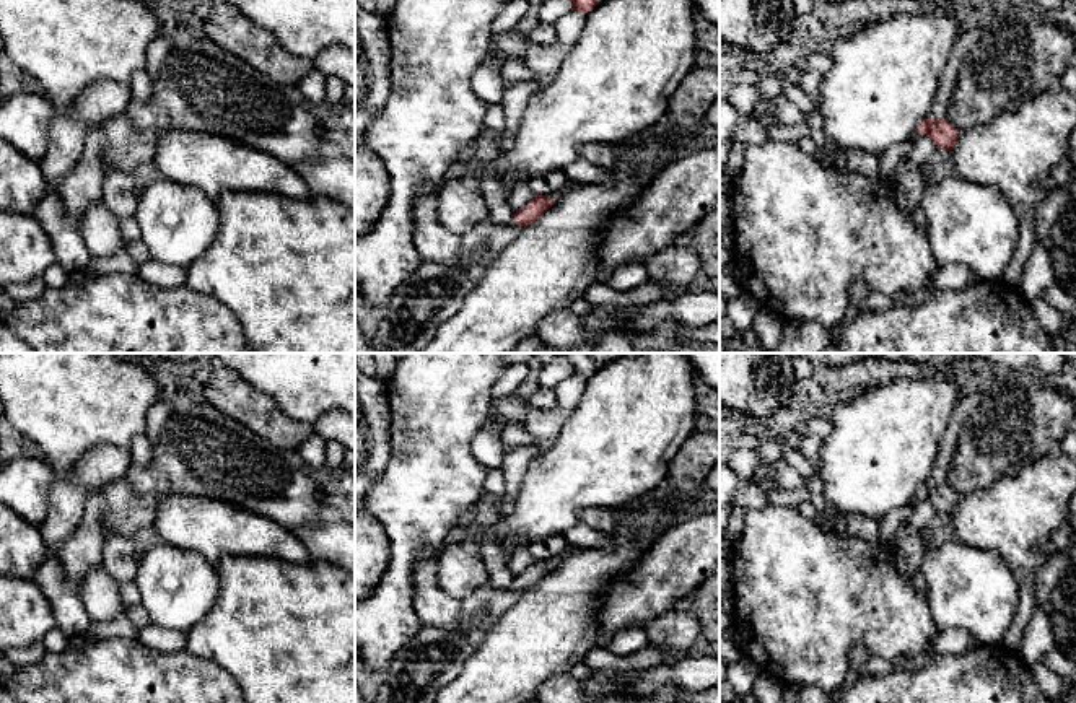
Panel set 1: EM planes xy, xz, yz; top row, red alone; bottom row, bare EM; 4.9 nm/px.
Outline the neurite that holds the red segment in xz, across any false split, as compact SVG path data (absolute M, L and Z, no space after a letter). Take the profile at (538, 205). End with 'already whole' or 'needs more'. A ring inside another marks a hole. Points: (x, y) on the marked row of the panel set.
M536 194L516 210L510 225L487 218L464 233L456 264L423 260L389 298L384 319L370 338L370 353L418 353L425 348L438 329L459 311L500 252L553 203L550 195Z | needs more

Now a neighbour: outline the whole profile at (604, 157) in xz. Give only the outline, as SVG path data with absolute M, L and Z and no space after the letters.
M597 143L584 146L581 156L599 168L609 169L615 163L619 150L615 145Z

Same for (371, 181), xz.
M355 143L355 236L370 229L391 197L391 177L383 161L365 145Z

